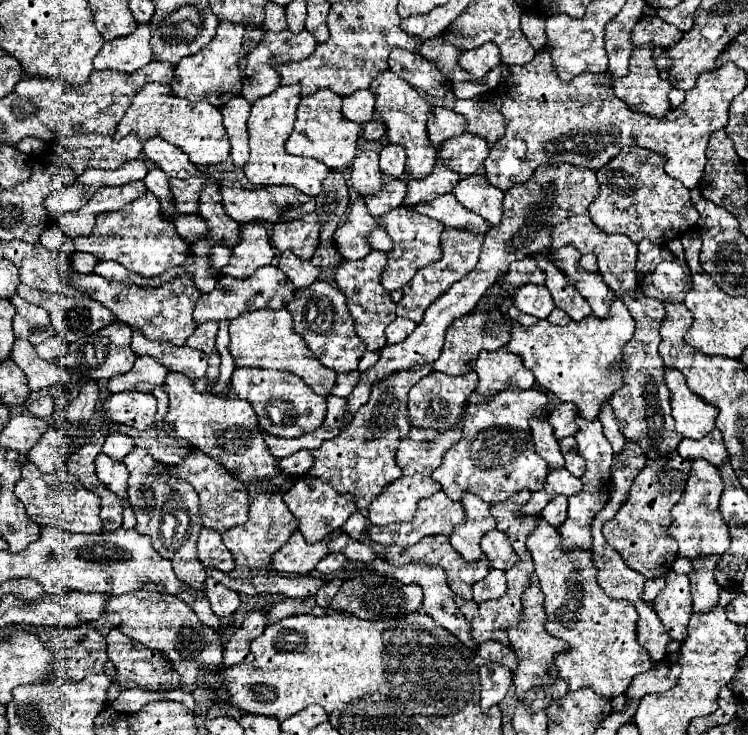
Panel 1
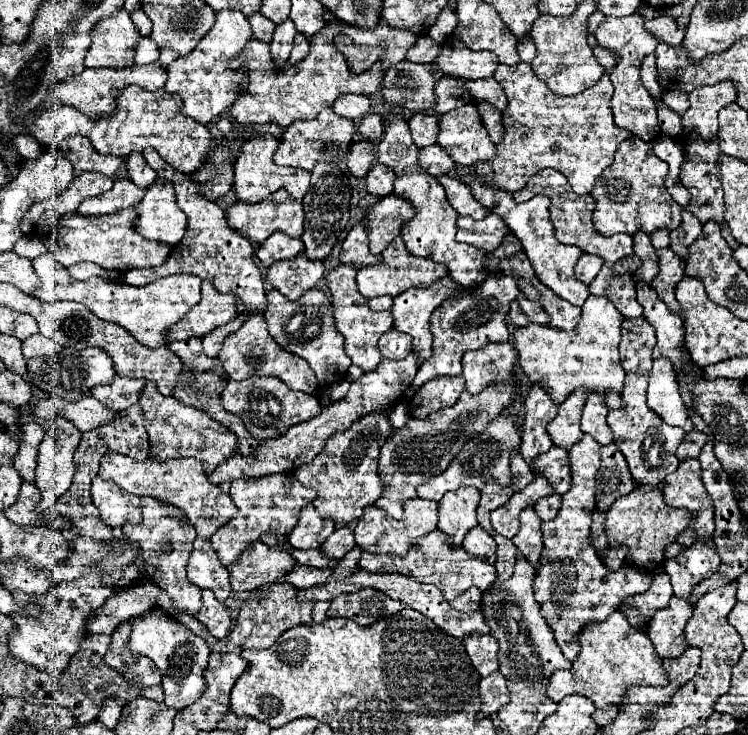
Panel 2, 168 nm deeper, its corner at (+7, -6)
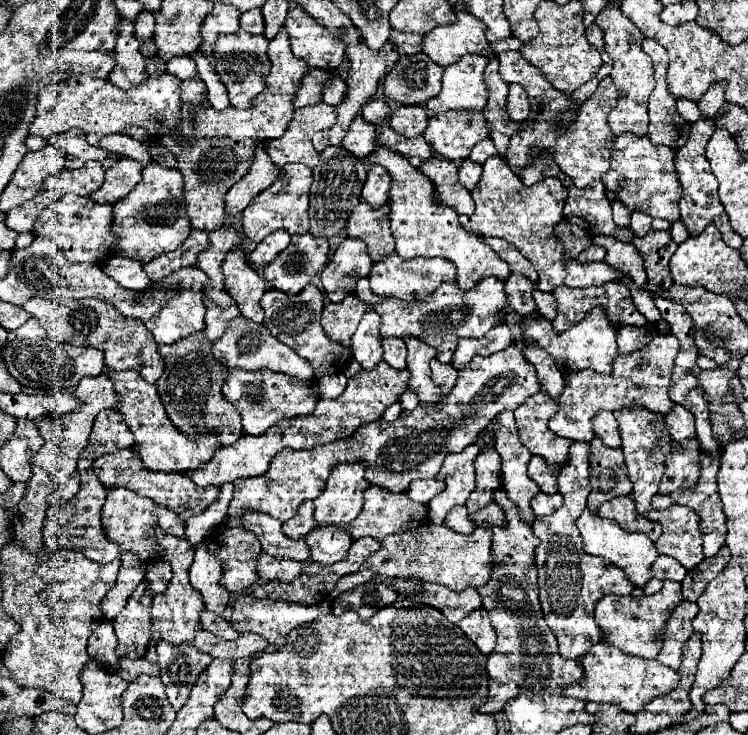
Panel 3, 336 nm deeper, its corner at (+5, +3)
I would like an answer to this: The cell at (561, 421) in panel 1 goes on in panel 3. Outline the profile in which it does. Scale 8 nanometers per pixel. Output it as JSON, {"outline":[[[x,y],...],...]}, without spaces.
{"outline":[[[656,335],[642,353],[632,355],[618,355],[614,361],[614,373],[610,377],[600,375],[596,371],[584,369],[578,373],[566,375],[566,387],[558,401],[558,413],[550,419],[550,431],[558,437],[566,437],[572,441],[590,441],[594,439],[592,423],[590,419],[600,411],[616,411],[630,407],[632,403],[642,405],[650,411],[668,415],[674,409],[674,401],[668,397],[670,389],[670,377],[672,377],[672,365],[678,355],[680,343],[672,335]]]}

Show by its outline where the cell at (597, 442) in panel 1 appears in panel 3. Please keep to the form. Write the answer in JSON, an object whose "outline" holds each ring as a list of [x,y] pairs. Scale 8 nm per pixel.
{"outline":[[[574,441],[570,445],[570,459],[558,475],[560,493],[564,505],[552,515],[538,517],[534,523],[534,535],[540,539],[534,559],[538,567],[538,585],[540,585],[540,603],[546,617],[546,623],[554,631],[560,655],[566,659],[582,657],[596,641],[600,641],[600,627],[594,619],[594,607],[606,593],[632,595],[634,585],[628,577],[604,561],[602,557],[586,555],[582,549],[580,533],[576,529],[576,519],[586,509],[586,497],[590,493],[590,443]]]}

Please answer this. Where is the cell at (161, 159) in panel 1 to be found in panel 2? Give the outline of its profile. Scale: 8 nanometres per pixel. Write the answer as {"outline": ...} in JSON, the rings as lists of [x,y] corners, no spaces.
{"outline":[[[146,148],[142,154],[144,154],[148,166],[152,166],[152,170],[158,176],[162,176],[174,184],[176,202],[178,202],[180,210],[188,216],[188,228],[186,228],[182,242],[170,252],[168,260],[162,266],[134,268],[134,270],[124,272],[122,278],[118,278],[118,280],[124,284],[130,284],[130,286],[146,286],[164,276],[192,274],[192,276],[210,280],[214,284],[214,288],[222,294],[234,294],[238,314],[264,314],[266,312],[264,282],[262,282],[262,274],[254,262],[254,256],[252,256],[254,254],[252,244],[226,224],[222,208],[216,202],[210,202],[208,198],[204,198],[200,194],[200,186],[196,182],[192,182],[190,176],[170,168],[168,162],[164,162],[162,156],[154,148]]]}

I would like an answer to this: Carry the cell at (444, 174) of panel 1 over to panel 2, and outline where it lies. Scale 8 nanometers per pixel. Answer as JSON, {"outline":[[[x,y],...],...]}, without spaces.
{"outline":[[[394,194],[368,206],[364,212],[364,222],[368,226],[370,252],[382,254],[382,250],[400,234],[402,222],[406,222],[406,218],[412,216],[414,208]]]}

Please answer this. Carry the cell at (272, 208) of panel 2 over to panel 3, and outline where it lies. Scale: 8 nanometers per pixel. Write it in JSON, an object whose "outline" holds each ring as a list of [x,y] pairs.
{"outline":[[[288,163],[284,165],[284,173],[280,179],[268,189],[258,195],[258,201],[248,205],[242,211],[242,227],[246,237],[260,243],[266,235],[274,233],[276,229],[286,229],[294,233],[308,233],[308,191],[312,183],[312,169],[302,163]]]}

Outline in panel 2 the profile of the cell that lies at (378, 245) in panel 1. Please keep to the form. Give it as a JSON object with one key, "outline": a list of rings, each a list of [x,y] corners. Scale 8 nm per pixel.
{"outline":[[[362,220],[348,232],[344,244],[342,244],[342,252],[340,252],[340,262],[342,264],[352,264],[356,268],[364,268],[364,266],[376,266],[382,262],[382,256],[374,256],[368,250],[368,242],[366,242],[366,226],[362,226]]]}

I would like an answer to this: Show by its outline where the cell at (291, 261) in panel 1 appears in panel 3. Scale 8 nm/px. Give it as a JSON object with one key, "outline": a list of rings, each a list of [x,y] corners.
{"outline":[[[310,233],[292,235],[290,245],[264,267],[264,279],[288,295],[300,293],[328,261],[328,241]]]}

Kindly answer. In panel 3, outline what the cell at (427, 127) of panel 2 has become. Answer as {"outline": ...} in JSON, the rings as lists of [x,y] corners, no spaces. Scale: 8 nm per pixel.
{"outline":[[[404,105],[390,115],[390,127],[404,137],[420,137],[428,127],[428,113],[420,105]]]}

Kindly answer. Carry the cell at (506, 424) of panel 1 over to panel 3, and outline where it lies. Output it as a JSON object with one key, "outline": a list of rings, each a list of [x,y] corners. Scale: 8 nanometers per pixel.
{"outline":[[[416,479],[412,481],[412,485],[408,487],[408,497],[420,503],[428,503],[432,497],[436,497],[436,493],[440,493],[444,489],[444,483],[440,479]]]}

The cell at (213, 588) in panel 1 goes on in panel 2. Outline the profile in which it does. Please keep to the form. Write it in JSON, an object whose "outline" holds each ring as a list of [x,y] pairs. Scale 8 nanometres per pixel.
{"outline":[[[202,590],[202,608],[200,608],[196,618],[218,640],[222,640],[222,638],[226,638],[230,634],[230,624],[232,624],[230,612],[226,610],[226,606],[222,602],[218,602],[214,598],[212,590]]]}

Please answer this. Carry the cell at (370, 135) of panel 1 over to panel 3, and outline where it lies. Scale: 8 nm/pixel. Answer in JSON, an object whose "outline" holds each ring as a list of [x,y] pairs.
{"outline":[[[370,99],[364,107],[362,107],[362,117],[372,123],[372,125],[382,125],[388,117],[388,105],[382,99]]]}

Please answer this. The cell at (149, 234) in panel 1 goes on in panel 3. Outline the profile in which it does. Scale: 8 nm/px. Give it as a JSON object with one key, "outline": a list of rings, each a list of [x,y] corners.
{"outline":[[[74,193],[64,195],[56,203],[48,205],[32,229],[34,235],[50,237],[60,245],[70,261],[100,263],[116,253],[116,235],[112,233],[112,205],[100,205]]]}

